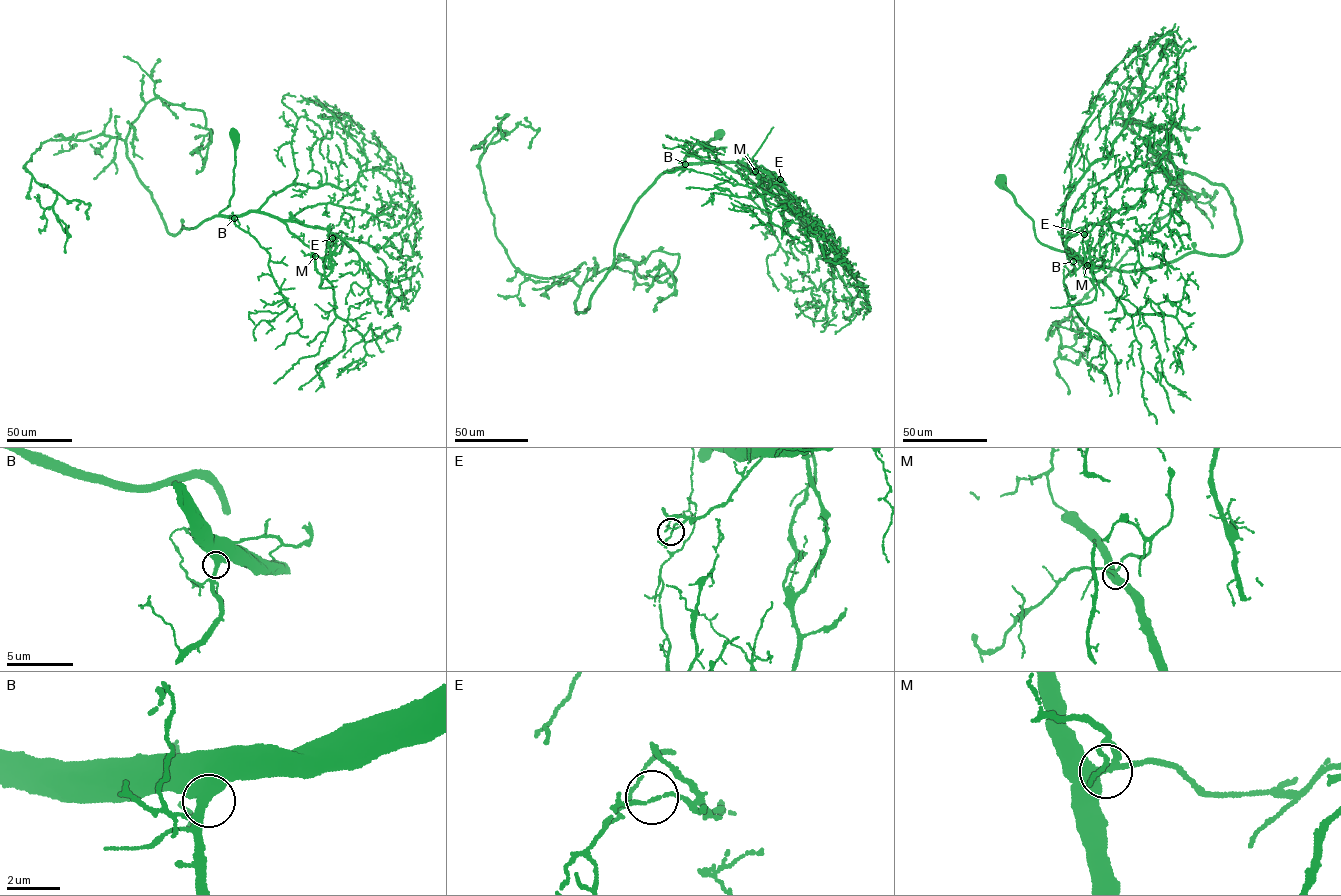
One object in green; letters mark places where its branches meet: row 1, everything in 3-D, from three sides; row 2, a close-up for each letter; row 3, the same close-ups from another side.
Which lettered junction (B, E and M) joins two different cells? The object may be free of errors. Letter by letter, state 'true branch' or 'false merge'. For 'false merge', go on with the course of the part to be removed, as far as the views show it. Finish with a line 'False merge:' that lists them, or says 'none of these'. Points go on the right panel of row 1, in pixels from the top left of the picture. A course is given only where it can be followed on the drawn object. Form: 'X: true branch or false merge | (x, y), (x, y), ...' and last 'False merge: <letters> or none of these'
B: true branch
E: false merge | (1084, 234), (1084, 275), (1093, 284), (1092, 269), (1103, 268), (1101, 222), (1107, 217), (1122, 225)
M: true branch
False merge: E

